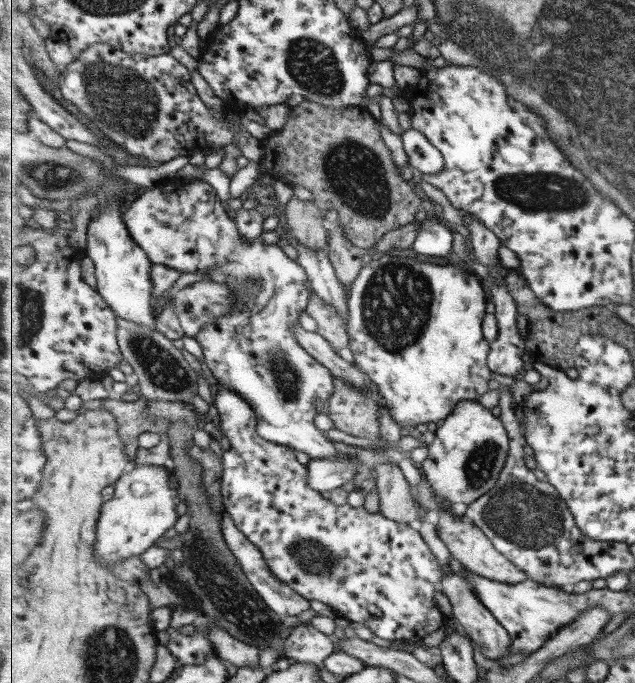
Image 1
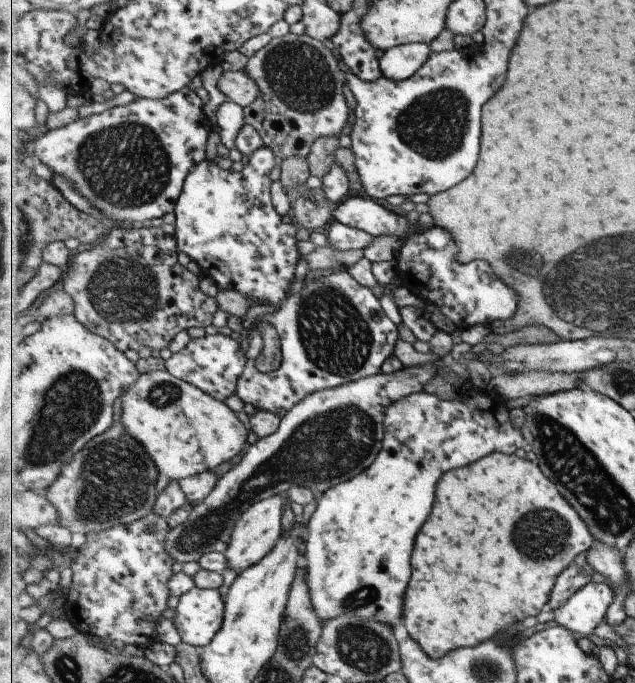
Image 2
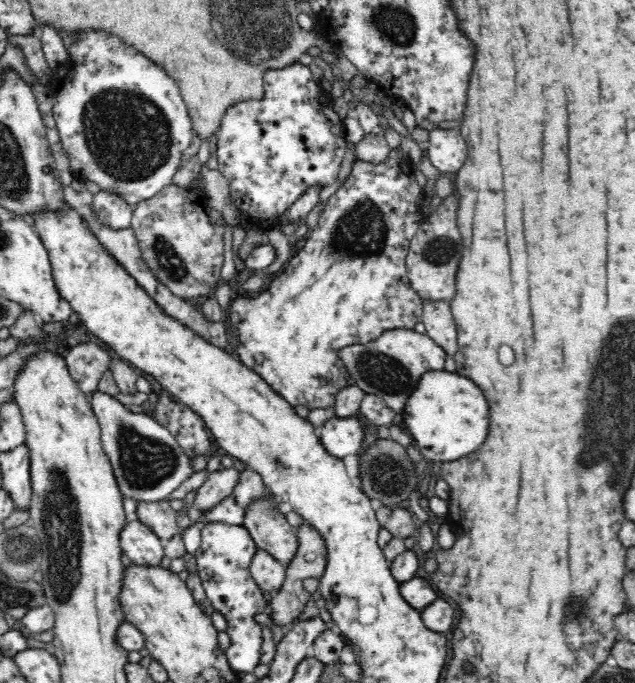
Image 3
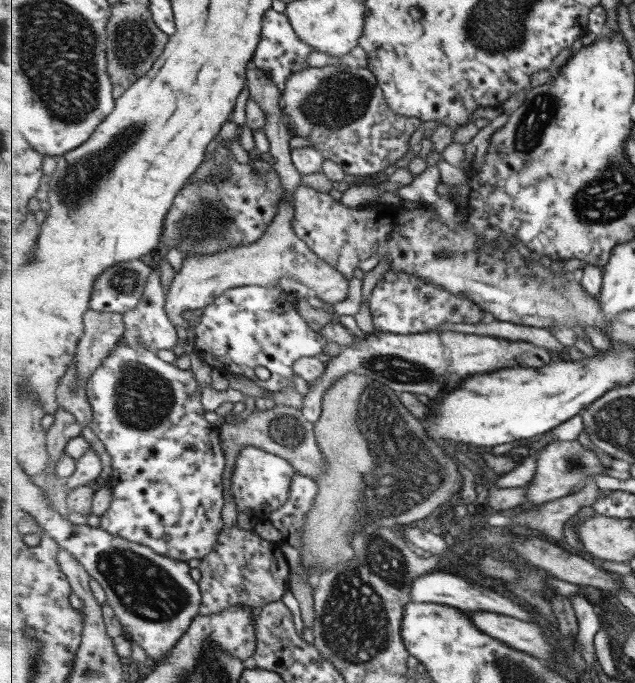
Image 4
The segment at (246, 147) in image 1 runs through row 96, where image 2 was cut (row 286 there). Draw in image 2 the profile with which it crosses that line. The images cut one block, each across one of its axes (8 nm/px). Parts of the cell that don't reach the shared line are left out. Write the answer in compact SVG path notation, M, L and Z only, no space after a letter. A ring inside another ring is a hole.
M175 225L141 227L136 229L113 228L107 236L93 246L80 247L73 253L70 268L65 271L62 288L75 301L74 315L79 322L108 338L122 351L139 350L147 346L150 350L163 350L183 330L213 324L213 316L220 310L216 297L203 294L199 288L201 277L179 262Z

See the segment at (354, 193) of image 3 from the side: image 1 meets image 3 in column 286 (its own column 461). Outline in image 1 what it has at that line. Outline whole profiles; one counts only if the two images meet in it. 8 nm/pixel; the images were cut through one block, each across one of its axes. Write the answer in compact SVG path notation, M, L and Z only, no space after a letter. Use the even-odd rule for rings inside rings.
M383 254L381 258L370 262L361 270L361 275L354 280L349 289L348 305L348 333L350 336L350 350L354 356L354 362L358 368L368 374L368 377L378 386L383 406L402 427L417 426L417 424L436 423L445 420L455 411L457 405L463 401L478 401L483 394L489 392L489 380L496 377L488 365L488 354L491 343L484 335L484 318L487 313L487 296L481 286L481 282L467 272L468 268L463 265L427 264L417 258L405 258L405 256L390 256Z

